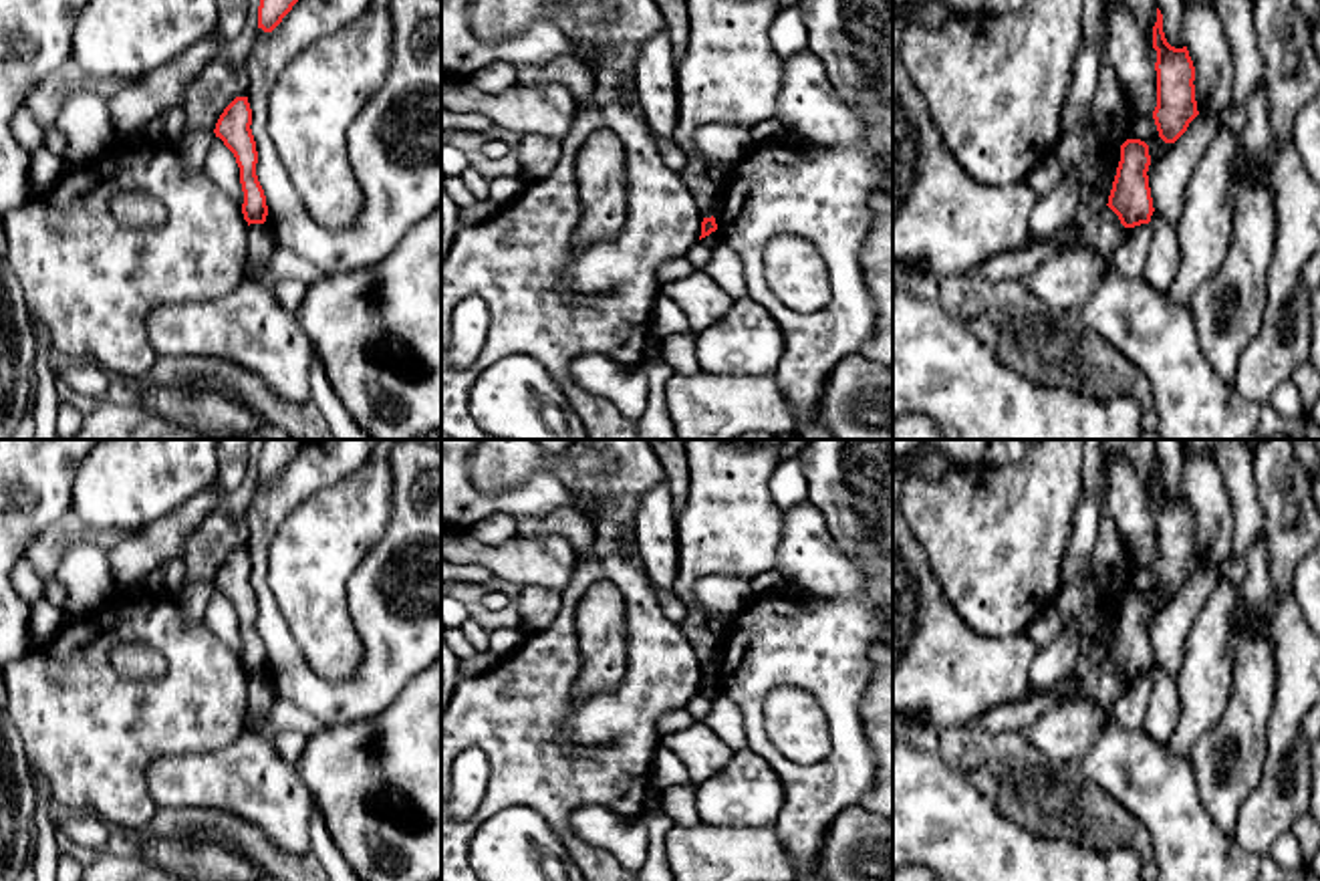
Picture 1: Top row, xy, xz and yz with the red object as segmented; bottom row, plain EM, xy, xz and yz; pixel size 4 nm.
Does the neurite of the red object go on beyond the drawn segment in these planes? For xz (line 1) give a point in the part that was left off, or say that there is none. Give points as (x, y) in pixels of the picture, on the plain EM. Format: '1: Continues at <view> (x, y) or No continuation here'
1: No continuation here

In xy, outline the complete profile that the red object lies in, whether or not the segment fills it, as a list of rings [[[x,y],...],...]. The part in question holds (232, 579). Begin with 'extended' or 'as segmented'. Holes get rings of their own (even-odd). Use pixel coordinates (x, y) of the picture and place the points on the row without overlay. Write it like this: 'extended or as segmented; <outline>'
as segmented; [[[236,548],[216,575],[216,589],[234,605],[244,643],[242,665],[250,675],[264,675],[268,667],[266,647],[256,627],[258,603],[252,587],[252,560],[248,548]]]

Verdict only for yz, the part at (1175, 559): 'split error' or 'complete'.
complete

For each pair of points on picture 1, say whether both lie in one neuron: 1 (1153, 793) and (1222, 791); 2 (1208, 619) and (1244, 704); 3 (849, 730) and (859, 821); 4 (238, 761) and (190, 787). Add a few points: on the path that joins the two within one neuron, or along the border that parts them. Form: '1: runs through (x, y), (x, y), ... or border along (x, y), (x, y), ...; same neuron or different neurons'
1: border along (1188, 754), (1194, 767), (1198, 801), (1222, 833); different neurons
2: border along (1230, 630), (1230, 698), (1216, 720); different neurons
3: border along (859, 803), (843, 809), (823, 837); different neurons
4: runs through (226, 773), (218, 781), (202, 781); same neuron

